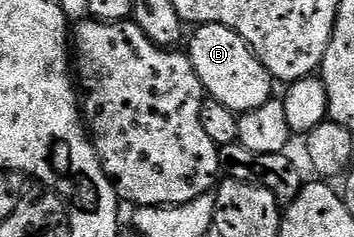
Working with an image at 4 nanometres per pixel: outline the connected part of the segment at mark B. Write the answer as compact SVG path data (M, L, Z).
M203 23L193 28L188 54L207 96L236 112L260 109L275 98L276 80L254 55L254 51L232 29L215 23Z

